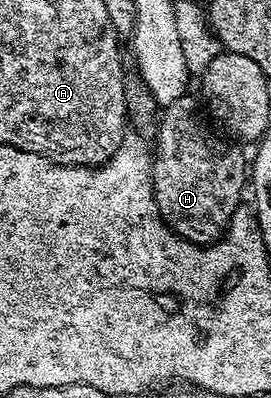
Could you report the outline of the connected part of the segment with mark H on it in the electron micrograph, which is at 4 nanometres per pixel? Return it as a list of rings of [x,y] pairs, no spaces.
[[[193,96],[176,100],[161,111],[156,122],[158,143],[152,146],[152,181],[154,199],[160,216],[174,233],[184,240],[195,242],[197,246],[208,246],[218,241],[226,233],[232,216],[243,205],[242,189],[248,186],[248,158],[242,155],[243,147],[229,137],[213,130],[206,123],[207,115],[198,107]]]

